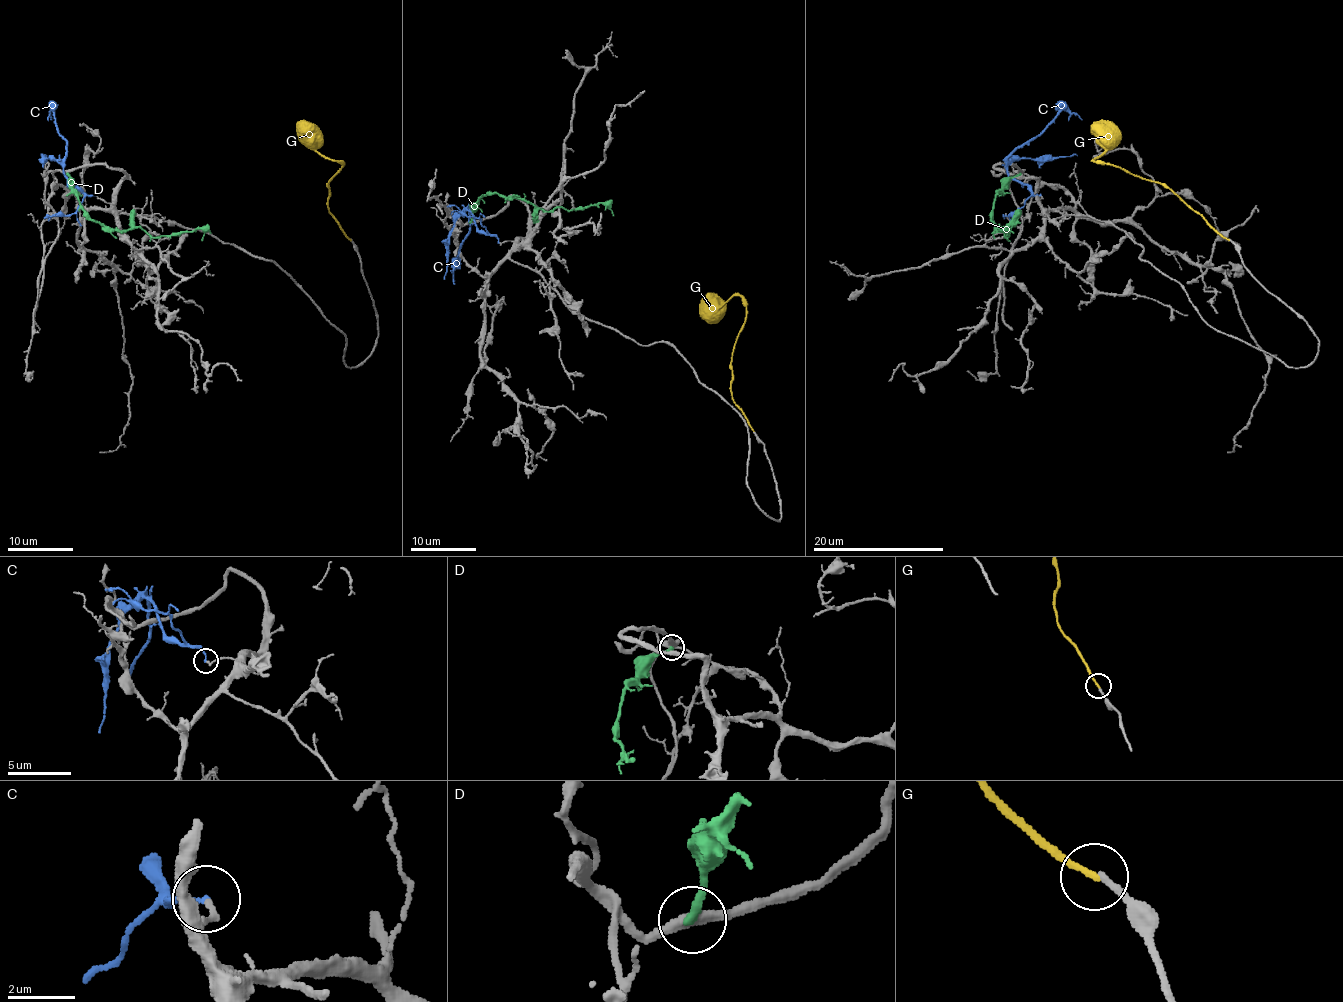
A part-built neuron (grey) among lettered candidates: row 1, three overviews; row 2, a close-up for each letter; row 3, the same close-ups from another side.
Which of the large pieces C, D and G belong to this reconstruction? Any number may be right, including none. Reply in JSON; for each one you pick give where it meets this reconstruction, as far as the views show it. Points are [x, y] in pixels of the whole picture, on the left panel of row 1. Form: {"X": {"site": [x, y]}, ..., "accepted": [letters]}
{"G": {"site": [350, 239]}, "accepted": ["G"]}

